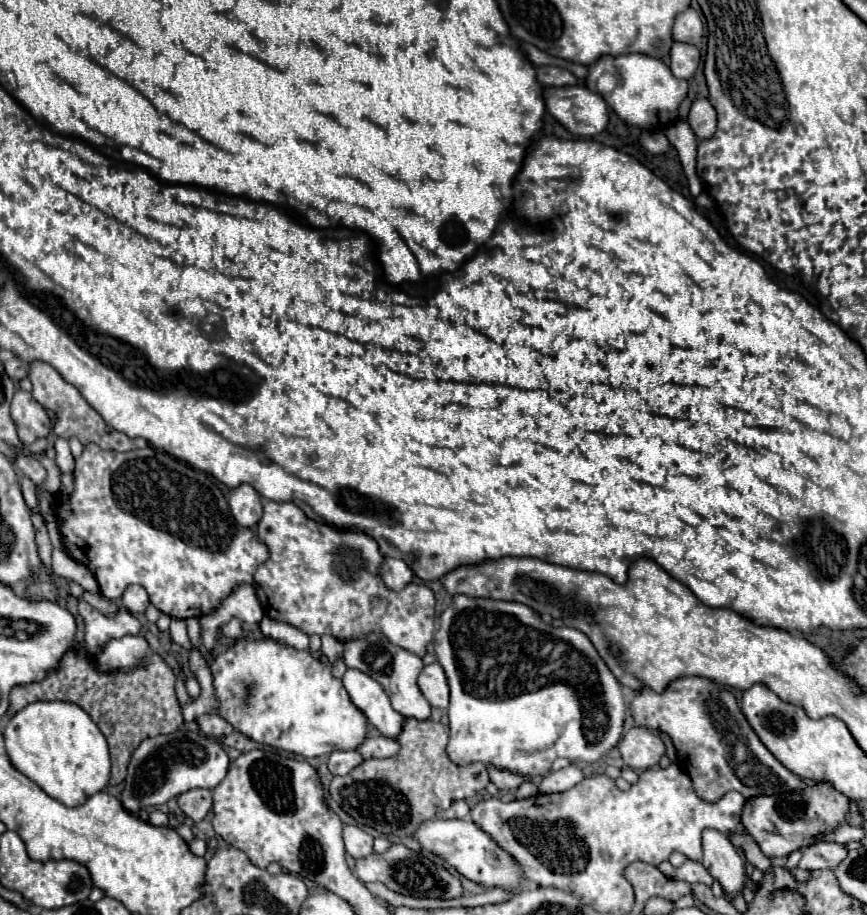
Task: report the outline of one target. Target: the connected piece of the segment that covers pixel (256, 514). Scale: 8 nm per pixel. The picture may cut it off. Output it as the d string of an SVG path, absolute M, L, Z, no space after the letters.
M239 484L237 488L231 490L229 508L235 520L247 528L253 528L263 514L261 496L257 494L257 490L251 484Z

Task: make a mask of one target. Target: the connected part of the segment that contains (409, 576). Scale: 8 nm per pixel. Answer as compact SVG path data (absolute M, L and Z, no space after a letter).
M385 558L383 562L383 580L391 590L401 590L405 588L405 584L409 584L413 580L413 570L399 558Z

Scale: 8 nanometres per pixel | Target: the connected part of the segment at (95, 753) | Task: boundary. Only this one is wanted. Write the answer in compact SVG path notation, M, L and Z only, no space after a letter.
M33 702L7 720L5 746L11 764L65 806L79 806L109 782L109 746L91 716L71 702Z

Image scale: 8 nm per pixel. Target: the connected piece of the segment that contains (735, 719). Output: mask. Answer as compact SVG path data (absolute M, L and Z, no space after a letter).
M681 676L665 692L649 692L645 688L645 692L635 692L631 716L637 726L663 730L671 736L677 750L677 764L689 776L693 774L693 788L707 802L719 800L729 790L753 798L781 790L795 792L805 786L767 750L741 712L735 696L723 684L701 676Z

